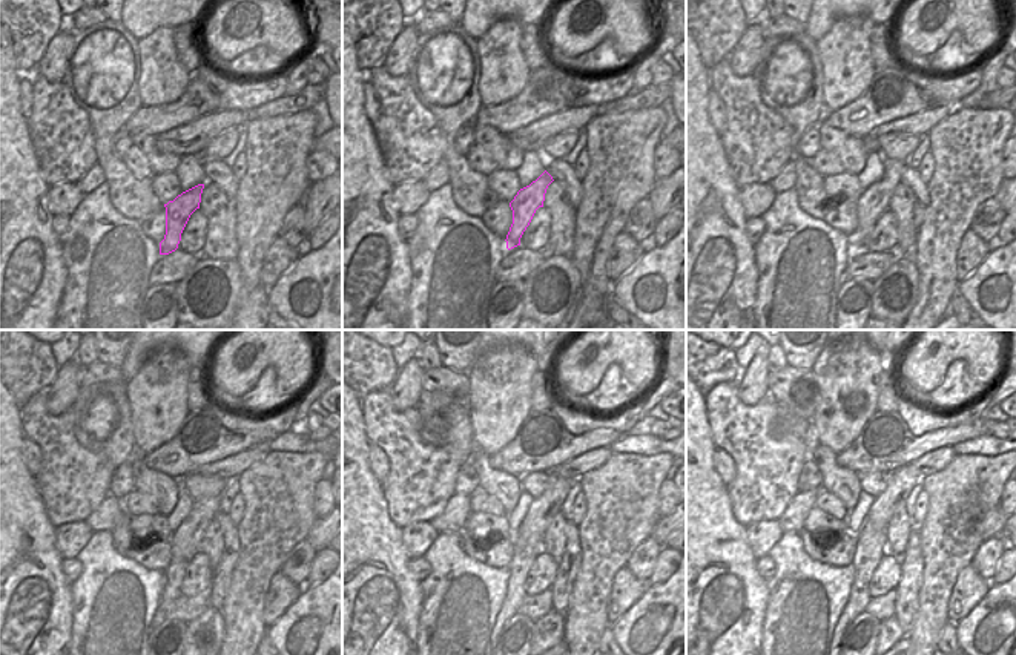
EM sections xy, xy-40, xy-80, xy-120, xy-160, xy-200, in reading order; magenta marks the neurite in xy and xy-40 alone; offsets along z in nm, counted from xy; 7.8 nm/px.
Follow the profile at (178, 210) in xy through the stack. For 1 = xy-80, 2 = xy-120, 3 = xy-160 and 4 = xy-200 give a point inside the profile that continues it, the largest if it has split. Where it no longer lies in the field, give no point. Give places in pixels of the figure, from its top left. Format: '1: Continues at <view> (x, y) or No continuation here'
1: Continues at xy-80 (874, 200)
2: Continues at xy-120 (186, 540)
3: Continues at xy-160 (530, 539)
4: Continues at xy-200 (901, 482).

